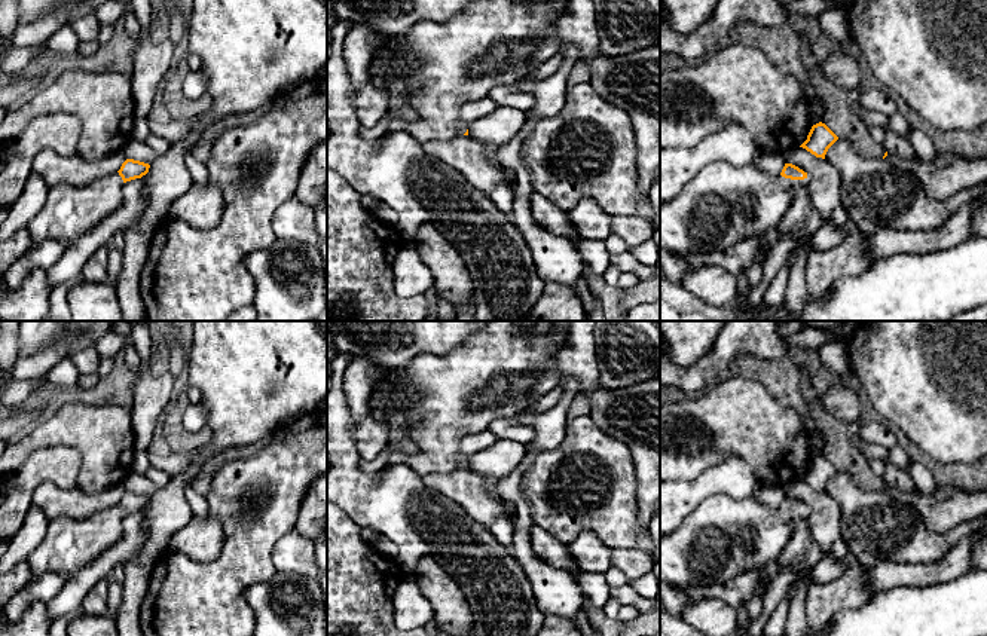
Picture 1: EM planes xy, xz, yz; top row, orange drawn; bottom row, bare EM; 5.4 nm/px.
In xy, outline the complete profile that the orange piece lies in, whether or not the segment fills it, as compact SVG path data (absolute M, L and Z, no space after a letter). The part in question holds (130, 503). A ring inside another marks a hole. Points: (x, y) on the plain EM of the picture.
M126 492L117 505L80 519L58 516L49 520L43 541L30 553L27 563L33 580L48 572L74 575L123 536L123 517L141 511L150 498Z

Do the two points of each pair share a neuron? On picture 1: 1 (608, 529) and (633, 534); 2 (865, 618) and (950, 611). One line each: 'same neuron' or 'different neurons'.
1: same neuron
2: same neuron

